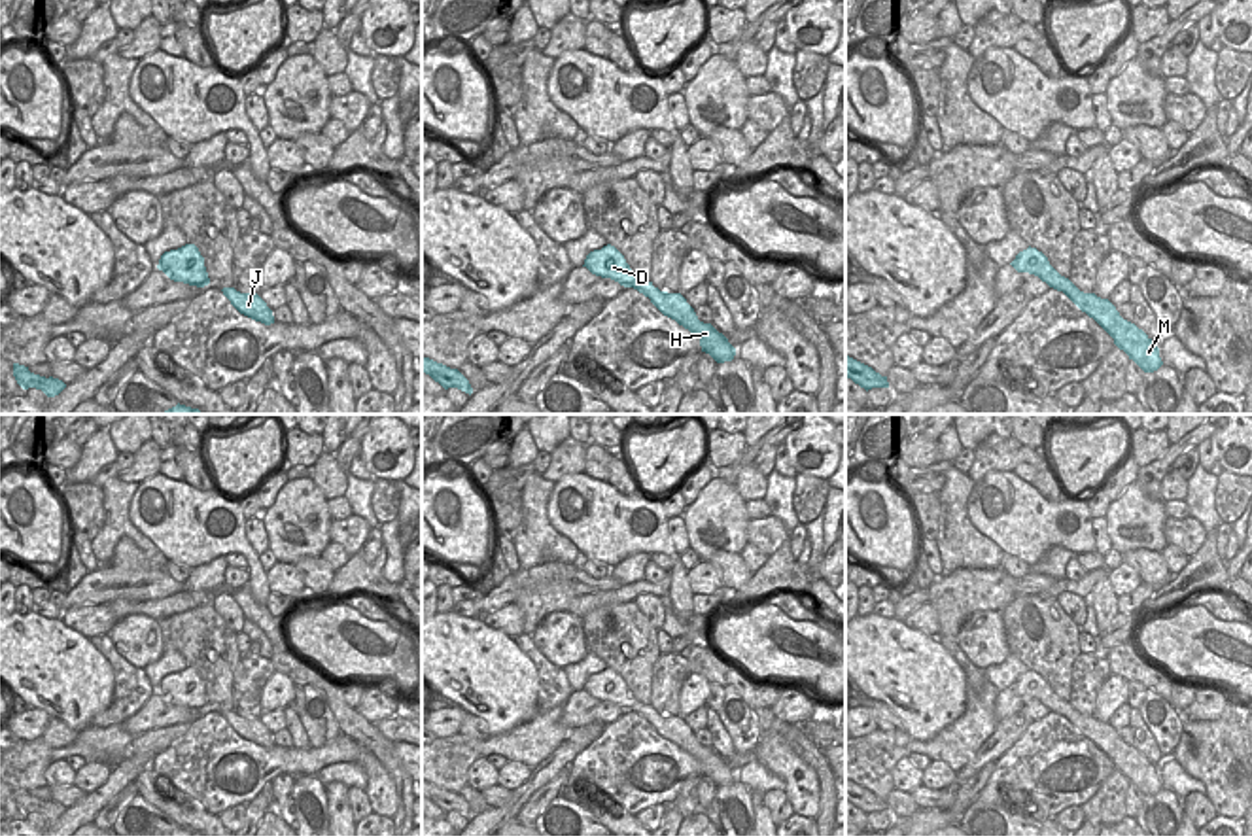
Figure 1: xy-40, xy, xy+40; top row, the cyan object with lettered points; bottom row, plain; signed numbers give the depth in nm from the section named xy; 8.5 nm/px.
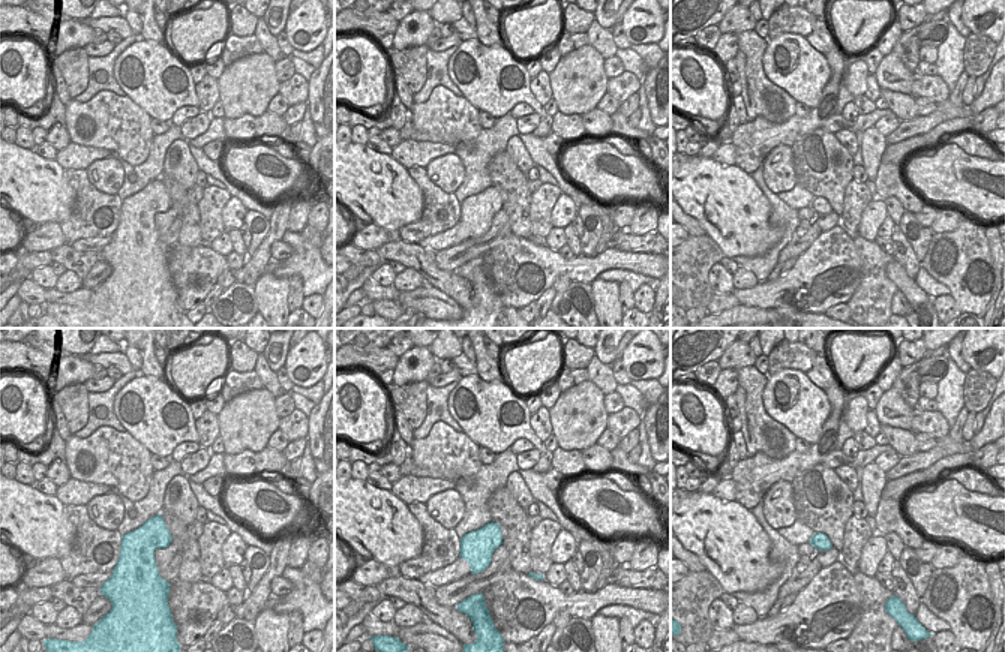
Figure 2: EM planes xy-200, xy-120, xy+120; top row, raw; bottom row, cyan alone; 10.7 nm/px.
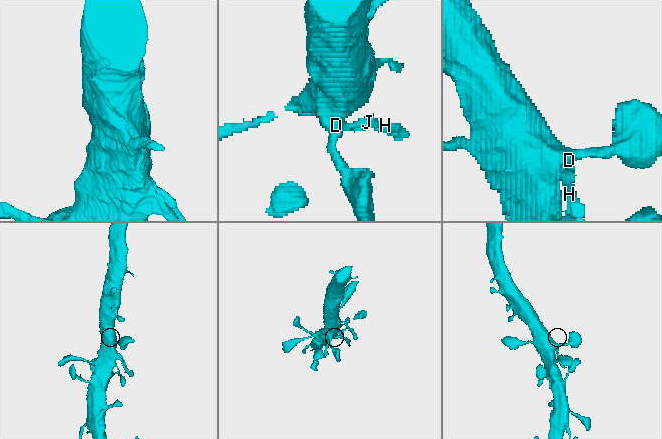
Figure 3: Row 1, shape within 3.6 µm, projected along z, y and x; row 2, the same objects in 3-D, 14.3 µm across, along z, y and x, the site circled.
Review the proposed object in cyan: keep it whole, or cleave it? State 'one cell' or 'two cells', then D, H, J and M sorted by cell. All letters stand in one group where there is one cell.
one cell; groups D H J M

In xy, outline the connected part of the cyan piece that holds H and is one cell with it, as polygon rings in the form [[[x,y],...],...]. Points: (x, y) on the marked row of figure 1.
[[[611,244],[586,255],[584,265],[592,274],[611,278],[624,287],[634,287],[668,318],[688,329],[700,339],[702,352],[709,354],[717,363],[732,361],[736,348],[711,323],[698,320],[694,308],[681,293],[660,291],[652,282],[637,278],[624,255]]]

